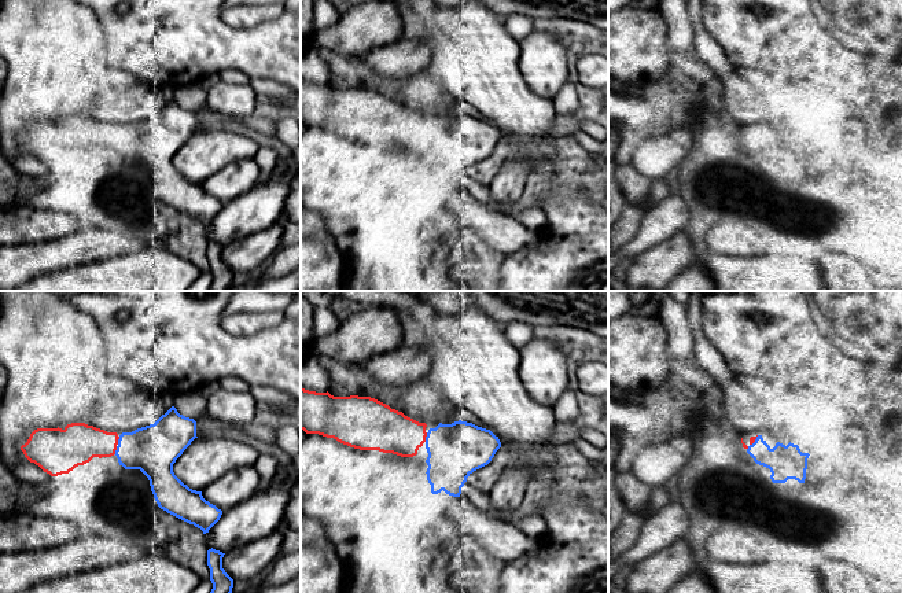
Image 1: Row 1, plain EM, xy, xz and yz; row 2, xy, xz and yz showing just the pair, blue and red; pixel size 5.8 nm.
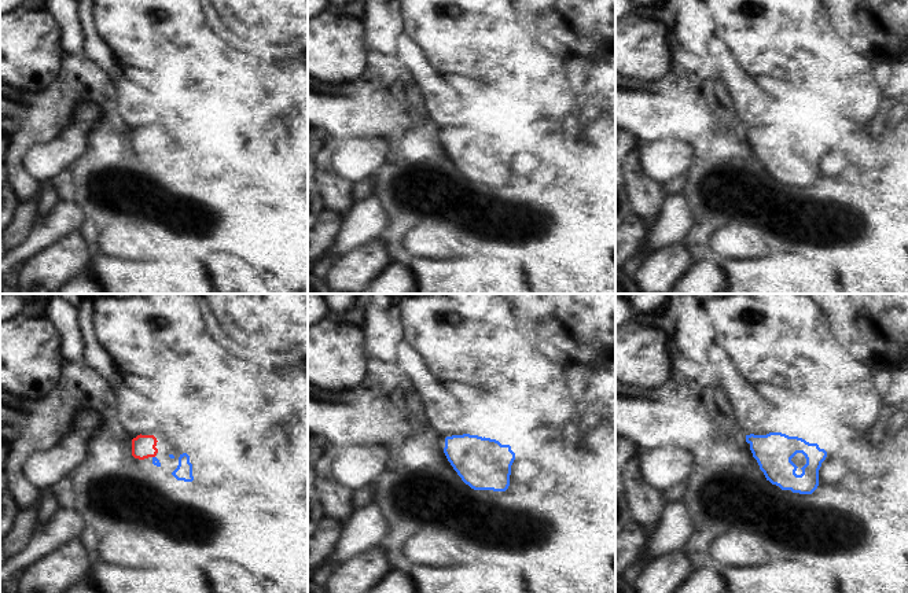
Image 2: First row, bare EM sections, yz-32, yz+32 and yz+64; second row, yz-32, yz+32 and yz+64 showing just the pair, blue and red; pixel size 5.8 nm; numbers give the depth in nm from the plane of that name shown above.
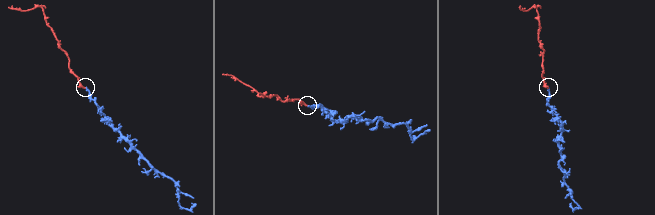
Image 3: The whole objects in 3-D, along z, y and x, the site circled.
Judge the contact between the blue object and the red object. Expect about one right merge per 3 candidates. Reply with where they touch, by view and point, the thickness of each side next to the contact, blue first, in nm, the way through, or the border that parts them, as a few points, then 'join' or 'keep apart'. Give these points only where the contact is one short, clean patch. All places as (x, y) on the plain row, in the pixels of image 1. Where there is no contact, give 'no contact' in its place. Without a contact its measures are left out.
xz (426, 129) | 320/260 nm | across xz (455, 143), (446, 136), (426, 129), (400, 128), (386, 122) | join

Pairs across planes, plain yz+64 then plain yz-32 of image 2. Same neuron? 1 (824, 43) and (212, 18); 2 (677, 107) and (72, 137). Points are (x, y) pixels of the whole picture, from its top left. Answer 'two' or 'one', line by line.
1: two
2: two

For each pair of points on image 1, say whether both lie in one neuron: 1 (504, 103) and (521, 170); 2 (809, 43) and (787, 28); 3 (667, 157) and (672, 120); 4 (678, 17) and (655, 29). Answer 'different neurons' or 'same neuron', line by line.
1: different neurons
2: same neuron
3: different neurons
4: different neurons

